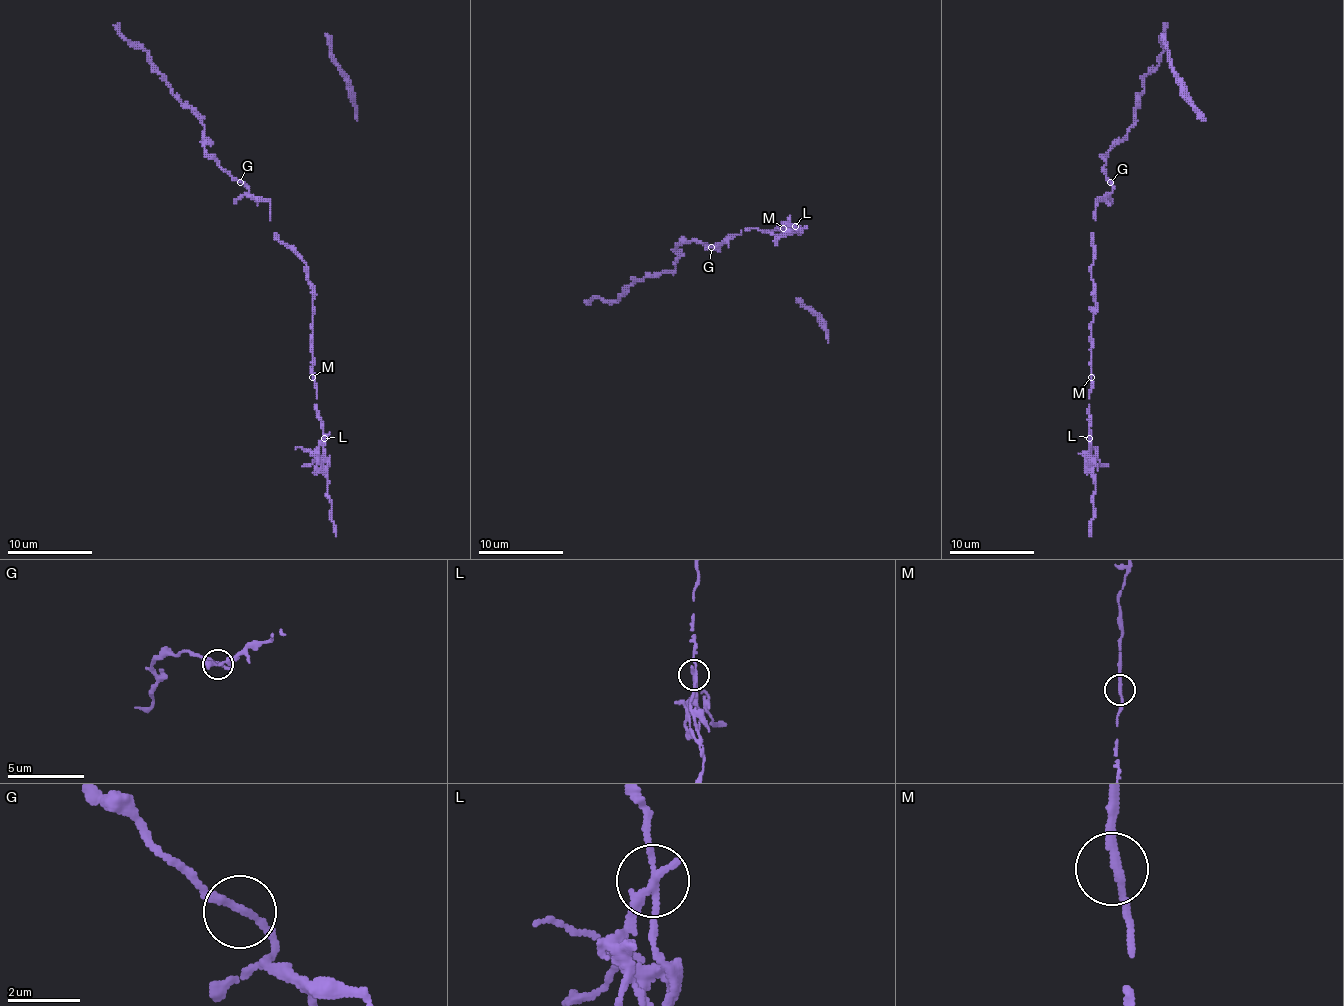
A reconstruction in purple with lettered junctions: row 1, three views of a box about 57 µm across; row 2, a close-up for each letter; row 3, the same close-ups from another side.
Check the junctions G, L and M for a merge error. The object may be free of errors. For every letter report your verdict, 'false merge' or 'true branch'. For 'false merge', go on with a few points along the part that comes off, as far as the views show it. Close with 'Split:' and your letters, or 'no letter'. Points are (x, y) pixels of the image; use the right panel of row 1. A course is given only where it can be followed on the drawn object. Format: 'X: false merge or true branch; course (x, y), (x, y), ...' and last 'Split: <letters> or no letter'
G: true branch
L: false merge; course (1089, 439), (1091, 447), (1087, 464), (1093, 483)
M: true branch
Split: L

